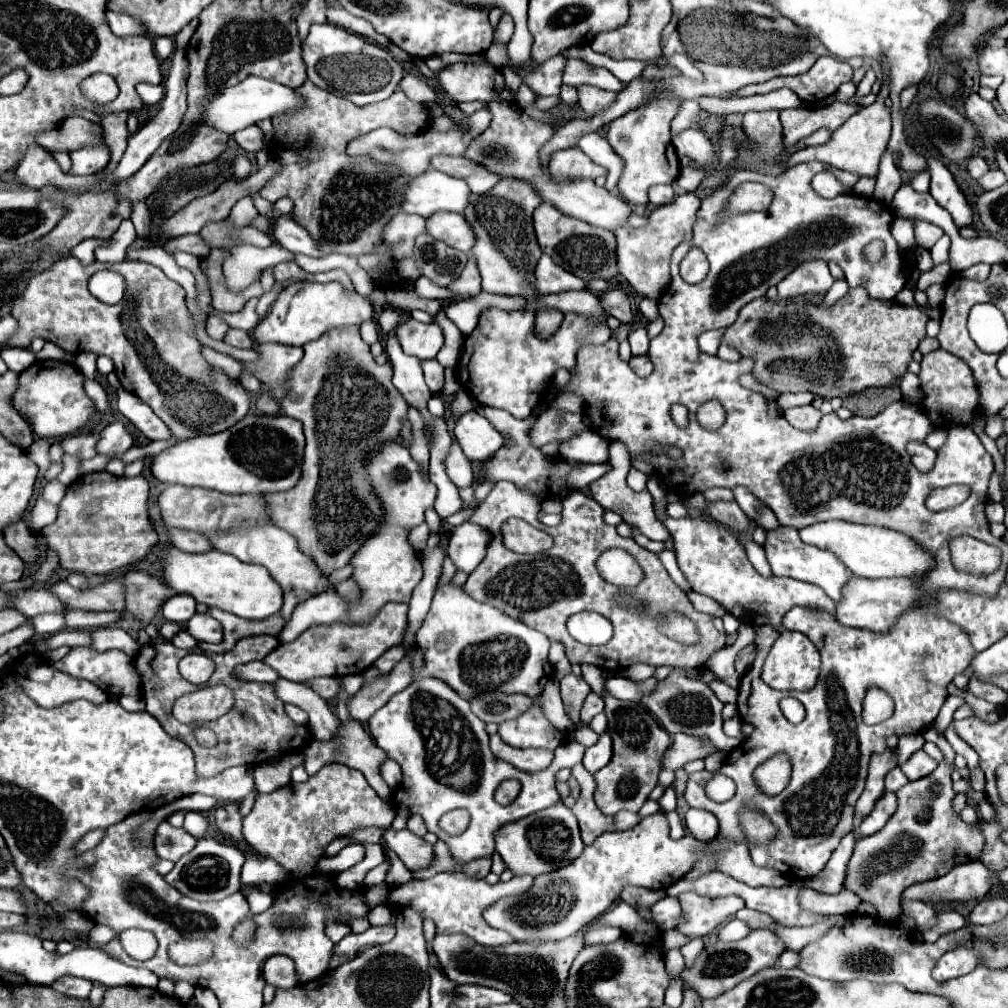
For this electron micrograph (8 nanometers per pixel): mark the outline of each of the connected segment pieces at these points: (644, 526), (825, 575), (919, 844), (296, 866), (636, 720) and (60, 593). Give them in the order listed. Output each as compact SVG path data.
M611 442L611 444L609 444L609 454L611 454L611 456L609 456L609 464L613 466L613 470L589 486L593 498L595 498L605 510L617 512L617 514L623 518L623 522L635 526L635 528L637 528L643 536L647 536L649 540L661 540L661 542L669 540L669 532L665 530L665 526L655 520L655 514L653 514L653 498L651 498L649 491L645 489L642 493L638 494L637 492L633 492L633 490L629 490L627 484L625 484L627 468L631 468L627 446L625 446L623 442Z
M779 526L775 530L769 530L767 540L763 544L763 550L765 550L767 562L771 566L771 572L775 576L789 576L789 578L795 578L795 580L801 580L801 582L817 584L835 602L841 598L841 588L851 578L851 572L845 566L841 566L841 562L835 558L835 554L831 554L827 550L819 550L819 548L809 546L809 544L803 544L799 534L797 534L797 528Z
M935 726L925 728L921 734L925 740L937 744L937 748L943 752L943 760L933 770L933 774L909 782L895 792L897 814L893 814L893 818L889 818L889 822L877 834L861 838L855 844L853 856L847 866L847 878L843 884L847 890L855 892L863 902L875 906L879 918L885 922L897 922L901 918L899 898L905 888L939 878L957 864L977 860L985 844L985 838L981 836L977 824L965 824L953 812L953 748Z
M327 764L303 784L289 784L269 794L259 794L253 810L243 818L247 844L263 858L279 862L291 878L315 874L325 848L339 836L351 836L357 828L389 828L395 810L381 800L359 770L345 764Z
M603 696L603 700L605 716L609 720L607 732L613 740L613 758L605 768L601 768L595 774L595 802L599 810L607 816L615 816L621 810L637 812L647 800L649 792L657 786L657 776L663 758L663 728L657 724L651 712L639 702L617 700L611 696Z
M111 580L89 590L77 590L67 582L57 582L51 586L53 594L63 602L65 612L71 610L85 610L85 612L99 612L99 610L123 610L125 608L125 594L123 594L123 580Z

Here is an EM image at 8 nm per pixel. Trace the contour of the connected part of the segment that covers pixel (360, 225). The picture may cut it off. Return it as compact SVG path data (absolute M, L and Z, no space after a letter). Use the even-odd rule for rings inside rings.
M305 80L305 84L301 88L297 88L297 94L301 94L301 100L303 100L301 110L289 110L289 114L279 114L273 120L273 126L277 130L285 132L285 140L279 144L279 148L275 152L277 158L281 160L283 168L273 178L273 182L269 182L261 190L261 196L265 200L279 200L279 198L291 196L291 200L293 200L291 214L293 214L295 222L309 232L309 236L317 242L321 252L325 252L325 254L339 252L339 254L347 254L347 256L369 254L381 242L383 226L399 212L401 190L403 190L405 182L409 180L409 176L397 176L397 178L387 176L391 172L377 166L369 158L349 158L345 154L345 148L353 138L357 138L365 132L371 132L375 128L381 128L381 126L393 128L399 134L417 134L427 128L429 118L423 114L423 106L409 102L407 96L399 88L387 100L369 104L363 108L355 106L353 102L349 102L345 98L339 98L339 96L327 92L327 90L313 86L309 80Z

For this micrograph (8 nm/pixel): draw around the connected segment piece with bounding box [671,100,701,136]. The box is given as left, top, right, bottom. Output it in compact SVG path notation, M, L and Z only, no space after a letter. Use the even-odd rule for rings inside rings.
M685 100L685 102L681 104L681 108L677 110L677 116L675 116L673 122L671 122L671 136L673 136L673 134L679 134L679 132L685 130L685 128L689 128L691 122L697 120L699 112L701 112L701 106L697 104L697 100Z

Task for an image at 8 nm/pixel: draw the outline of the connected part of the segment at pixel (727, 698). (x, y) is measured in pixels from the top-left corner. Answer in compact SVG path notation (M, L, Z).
M713 680L713 682L709 684L709 688L715 692L715 696L717 696L723 704L735 704L735 702L737 702L739 690L731 688L729 684L725 684L725 682L721 682L721 680Z

